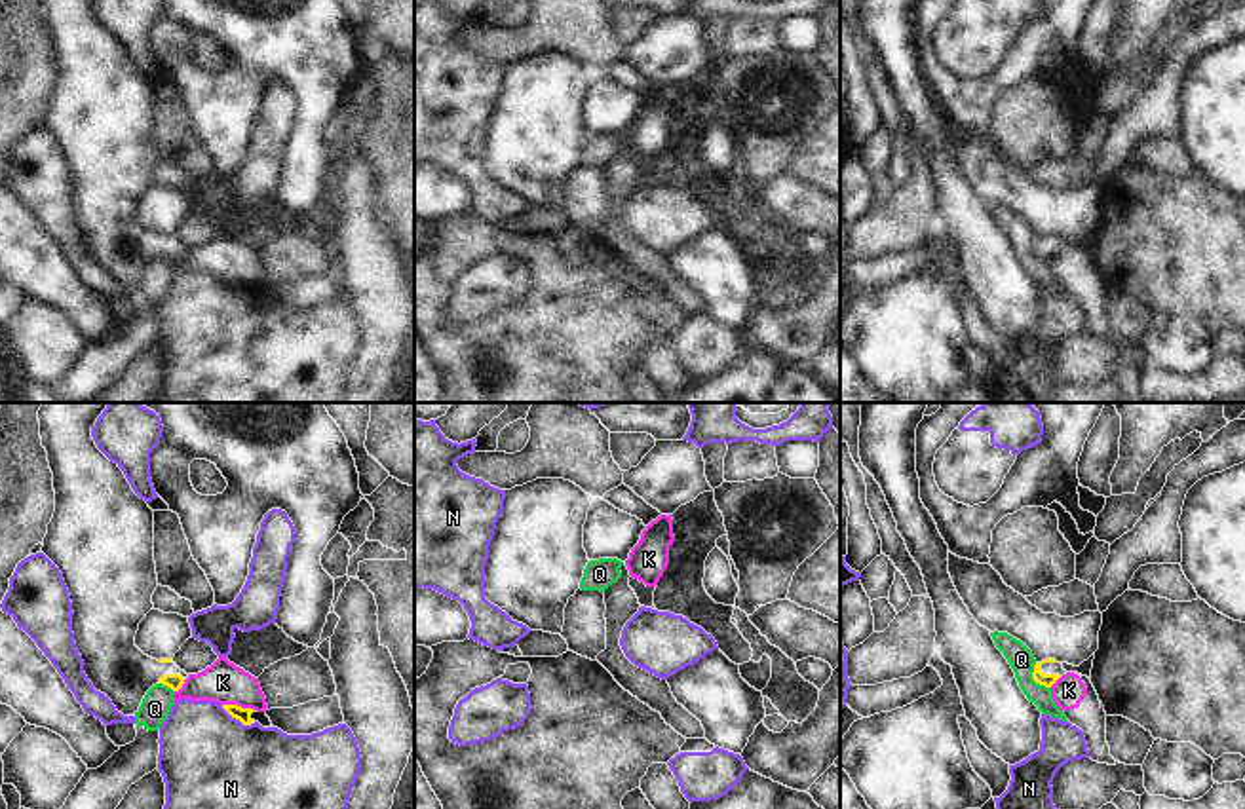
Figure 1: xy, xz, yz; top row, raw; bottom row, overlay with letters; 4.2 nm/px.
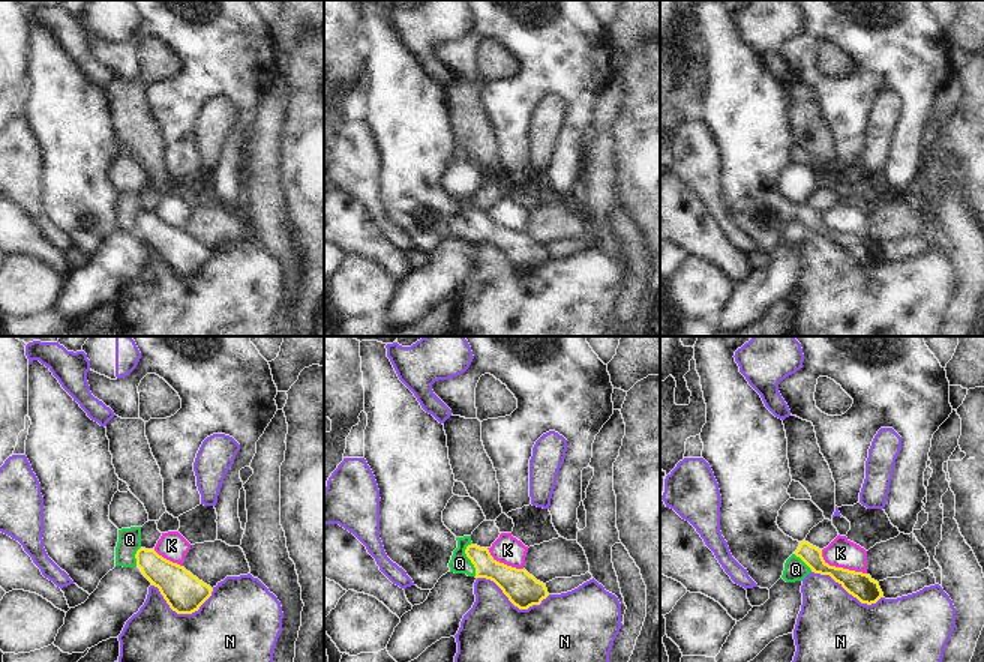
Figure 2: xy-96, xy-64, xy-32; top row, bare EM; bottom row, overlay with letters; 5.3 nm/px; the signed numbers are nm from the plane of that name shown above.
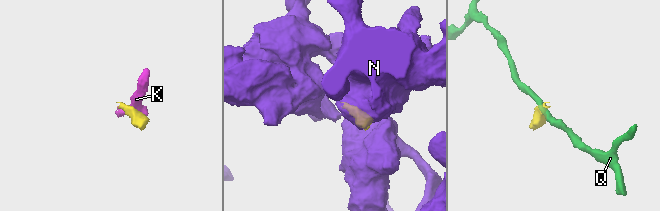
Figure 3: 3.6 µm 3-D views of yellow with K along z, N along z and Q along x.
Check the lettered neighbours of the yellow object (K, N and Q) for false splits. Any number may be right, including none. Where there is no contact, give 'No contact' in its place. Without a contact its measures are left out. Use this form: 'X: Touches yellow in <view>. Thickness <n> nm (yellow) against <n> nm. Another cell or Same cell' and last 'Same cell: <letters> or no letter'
K: Touches yellow in xy. Thickness 60 nm (yellow) against 180 nm. Another cell
N: Touches yellow in xy. Thickness 60 nm (yellow) against 460 nm. Another cell
Q: Touches yellow in yz. Thickness 60 nm (yellow) against 110 nm. Another cell
Same cell: no letter

